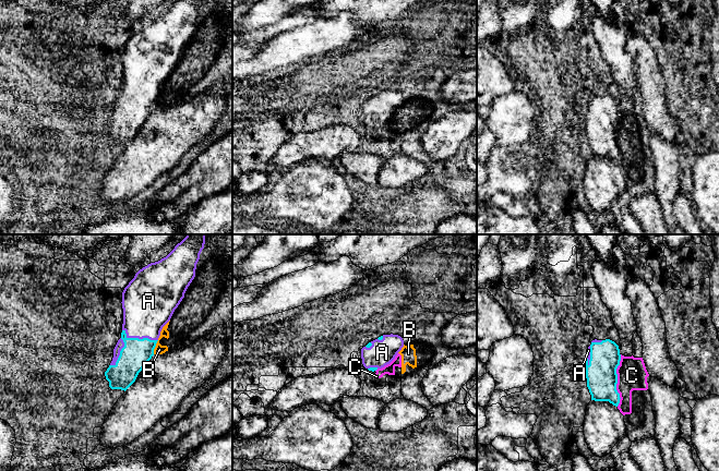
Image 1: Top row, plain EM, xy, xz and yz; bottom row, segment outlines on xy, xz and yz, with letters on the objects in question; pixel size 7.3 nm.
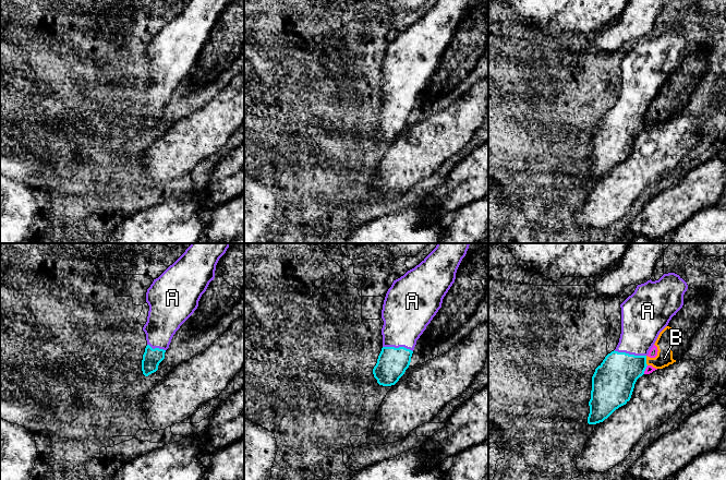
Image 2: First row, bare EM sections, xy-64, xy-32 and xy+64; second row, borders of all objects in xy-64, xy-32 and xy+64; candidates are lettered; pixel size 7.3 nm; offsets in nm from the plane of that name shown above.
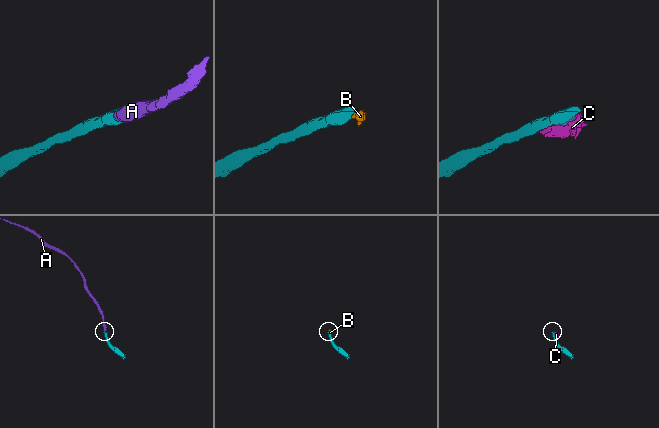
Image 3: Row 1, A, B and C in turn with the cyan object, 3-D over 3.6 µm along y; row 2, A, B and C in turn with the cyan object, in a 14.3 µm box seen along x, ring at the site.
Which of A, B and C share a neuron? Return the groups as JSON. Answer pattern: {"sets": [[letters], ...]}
{"sets": [["A"], ["B", "C"]]}

